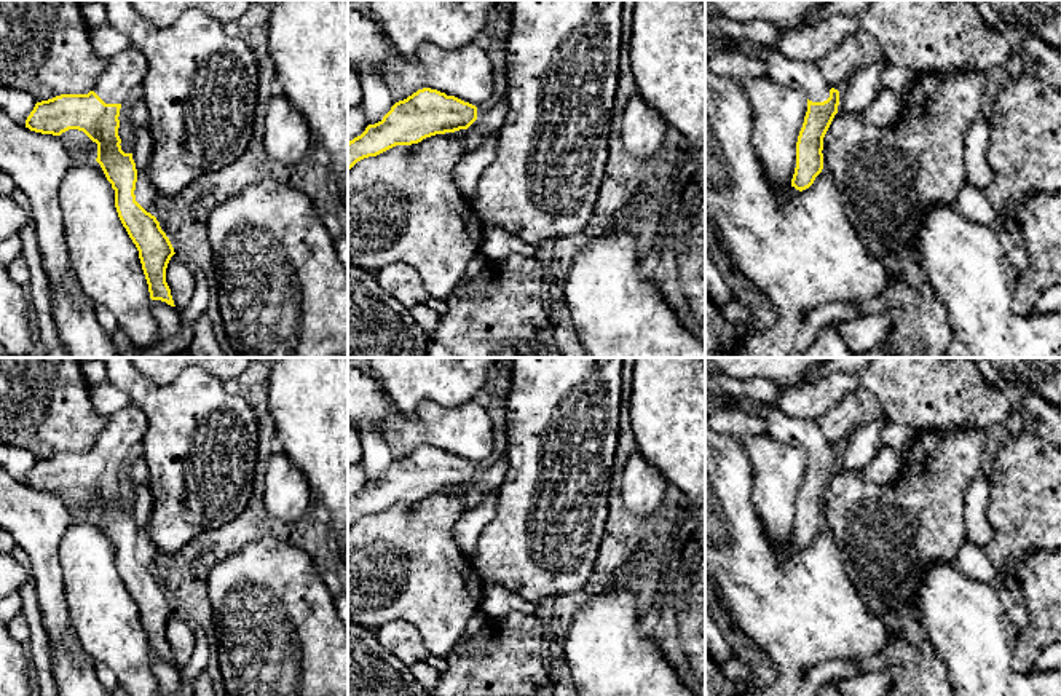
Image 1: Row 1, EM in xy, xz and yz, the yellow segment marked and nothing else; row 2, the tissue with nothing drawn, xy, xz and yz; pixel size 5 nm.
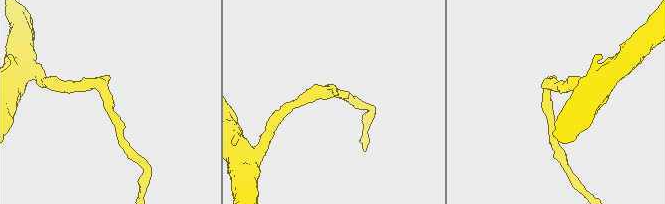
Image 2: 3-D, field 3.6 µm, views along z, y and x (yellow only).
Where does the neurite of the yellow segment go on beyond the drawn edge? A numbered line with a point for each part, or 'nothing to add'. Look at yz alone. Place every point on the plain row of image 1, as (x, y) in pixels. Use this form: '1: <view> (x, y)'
1: yz (804, 433)

